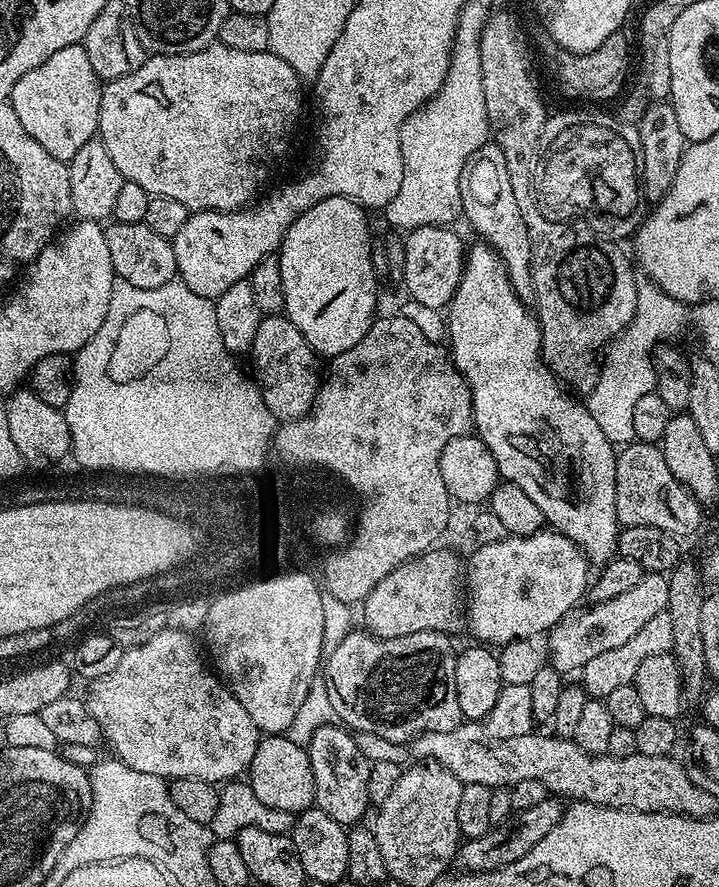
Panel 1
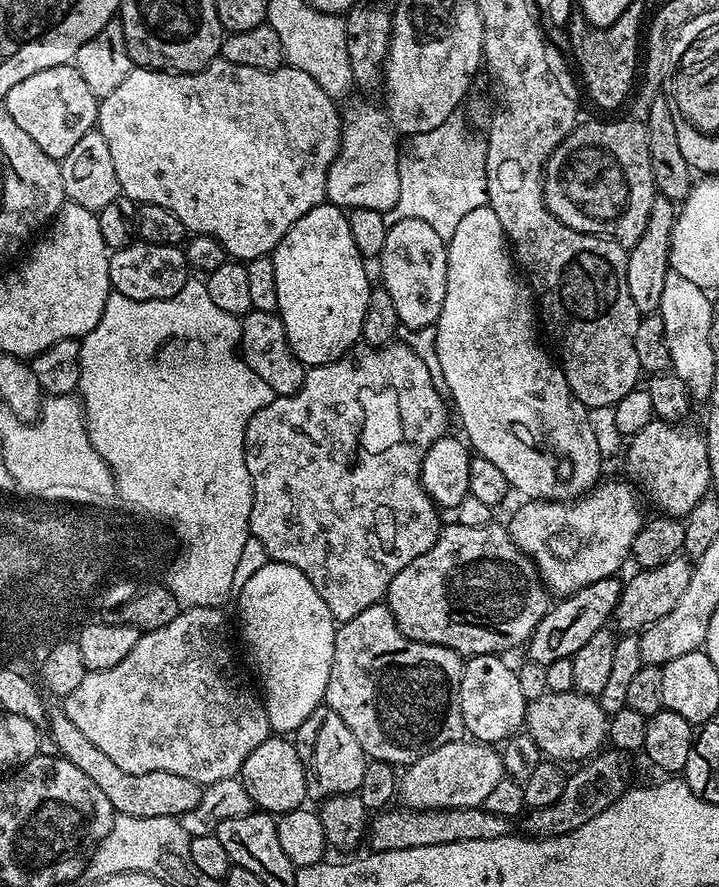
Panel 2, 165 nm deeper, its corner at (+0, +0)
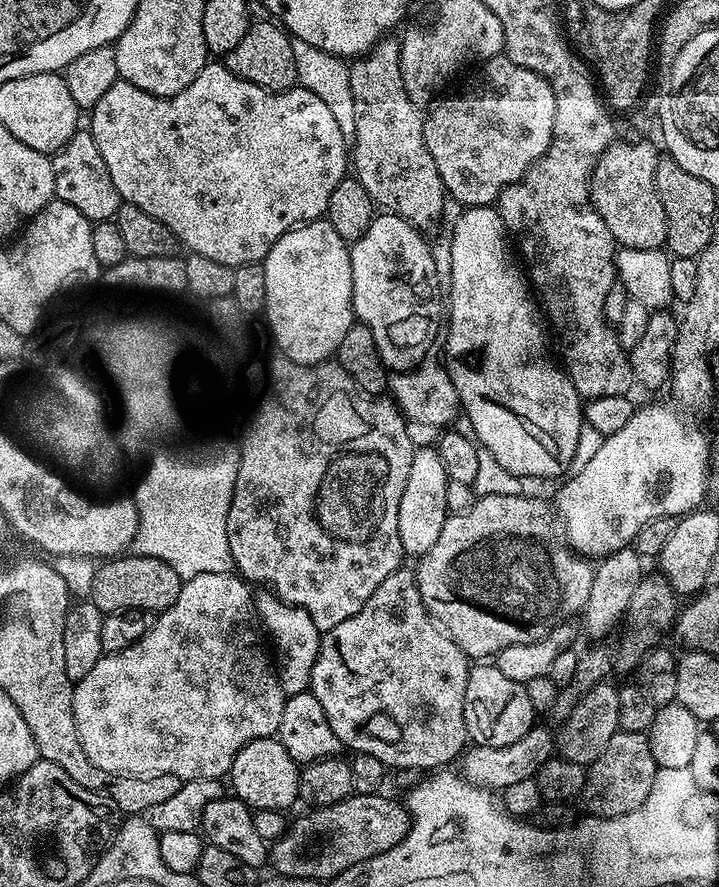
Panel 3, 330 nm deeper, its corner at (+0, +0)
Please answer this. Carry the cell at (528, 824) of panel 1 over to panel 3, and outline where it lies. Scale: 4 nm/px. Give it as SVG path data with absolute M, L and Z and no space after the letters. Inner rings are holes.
M617 730L614 738L610 738L610 746L606 746L606 750L602 750L600 757L587 769L588 777L578 797L579 807L584 807L589 817L601 820L630 814L630 810L638 810L638 806L646 802L650 786L654 786L656 770L648 733Z

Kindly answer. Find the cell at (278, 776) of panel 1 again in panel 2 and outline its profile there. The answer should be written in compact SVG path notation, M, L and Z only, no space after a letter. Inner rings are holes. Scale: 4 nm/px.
M280 734L269 735L262 746L250 750L250 758L246 758L238 778L246 786L246 794L250 794L253 805L269 814L294 811L305 803L304 795L310 792L310 776L301 749Z

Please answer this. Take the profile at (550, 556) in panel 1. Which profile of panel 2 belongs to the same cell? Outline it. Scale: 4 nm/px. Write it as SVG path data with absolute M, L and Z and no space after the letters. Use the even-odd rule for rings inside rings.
M616 480L603 484L595 489L596 496L590 494L573 502L528 500L513 514L512 521L507 521L506 527L512 535L512 543L540 573L543 587L549 593L557 592L557 597L569 596L582 590L582 586L590 586L590 582L598 582L607 576L616 576L624 564L624 559L629 559L632 543L642 523L640 508L626 485L619 484Z

